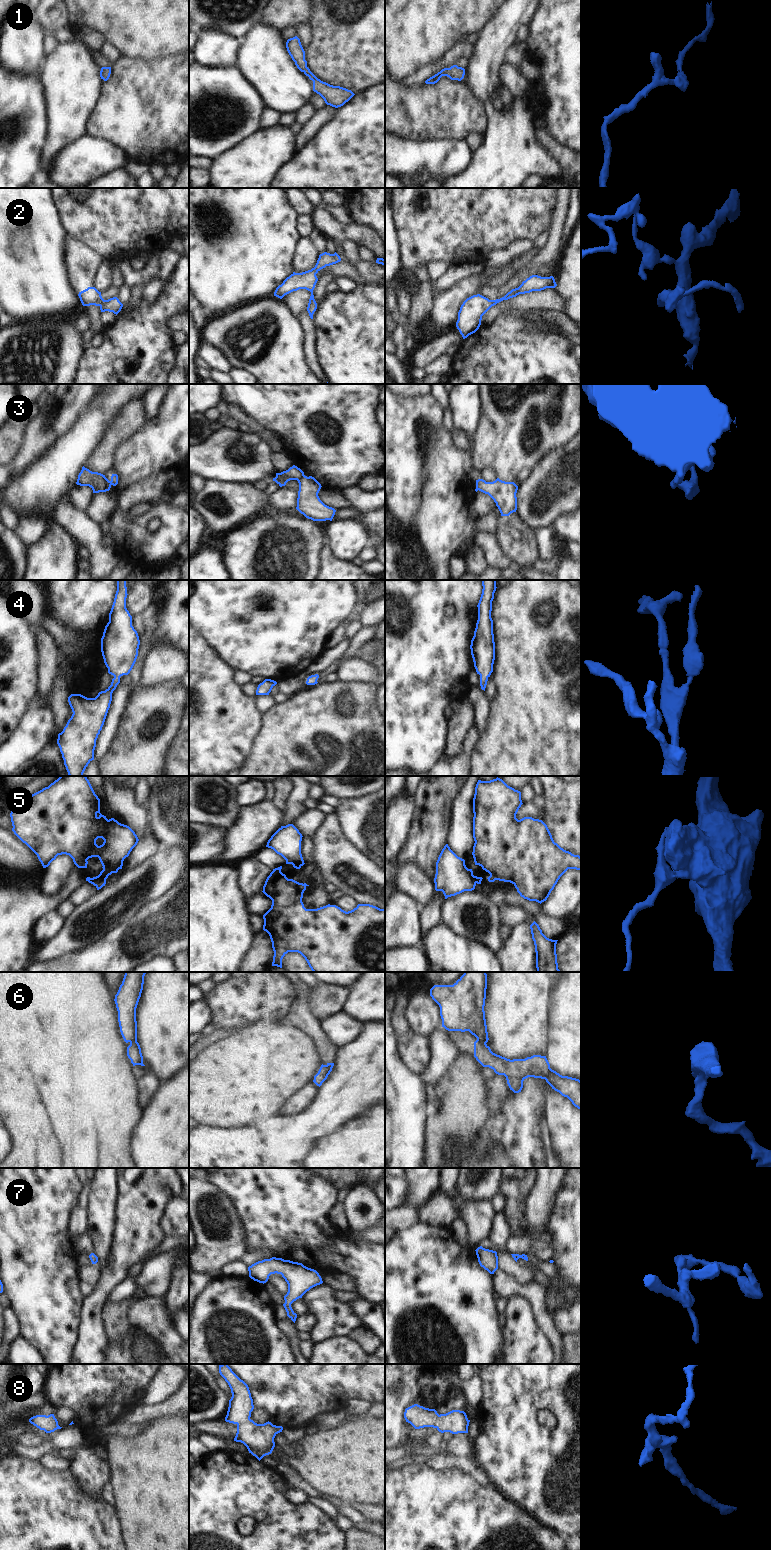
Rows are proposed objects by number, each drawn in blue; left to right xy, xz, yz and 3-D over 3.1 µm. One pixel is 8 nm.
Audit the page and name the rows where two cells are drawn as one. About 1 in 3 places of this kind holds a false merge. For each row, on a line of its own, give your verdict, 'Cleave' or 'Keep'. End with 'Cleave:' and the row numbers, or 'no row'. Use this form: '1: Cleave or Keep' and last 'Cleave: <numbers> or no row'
1: Keep
2: Keep
3: Cleave
4: Keep
5: Cleave
6: Cleave
7: Keep
8: Keep
Cleave: 3, 5, 6

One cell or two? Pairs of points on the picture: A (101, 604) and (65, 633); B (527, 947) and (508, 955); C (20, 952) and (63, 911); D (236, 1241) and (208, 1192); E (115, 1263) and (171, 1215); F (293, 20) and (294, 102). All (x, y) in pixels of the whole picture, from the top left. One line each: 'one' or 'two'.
A: two
B: one
C: two
D: one
E: two
F: two

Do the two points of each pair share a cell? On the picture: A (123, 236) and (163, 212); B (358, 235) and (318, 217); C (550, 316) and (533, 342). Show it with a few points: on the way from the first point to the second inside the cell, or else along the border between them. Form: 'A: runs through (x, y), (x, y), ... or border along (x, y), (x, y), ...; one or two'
A: runs through (133, 226), (147, 212), (153, 212); one
B: runs through (348, 232), (336, 231), (328, 225); one
C: border along (522, 314), (529, 321), (544, 323); two

